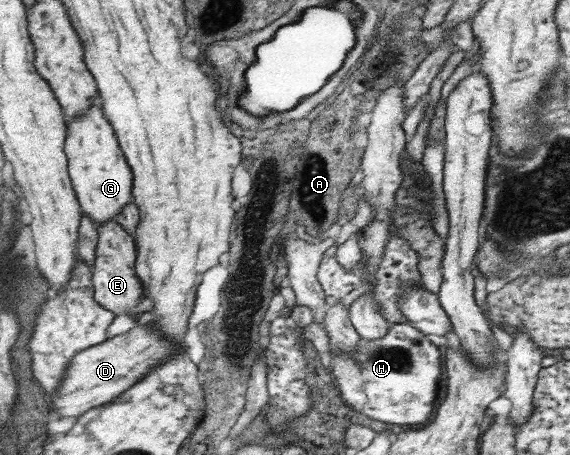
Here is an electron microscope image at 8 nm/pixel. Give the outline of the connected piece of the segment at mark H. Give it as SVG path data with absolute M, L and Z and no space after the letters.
M392 324L380 340L360 338L356 354L337 349L331 343L329 354L330 360L325 362L323 372L333 377L334 386L355 410L379 422L410 427L426 425L430 422L428 416L435 416L440 382L444 378L445 353L418 327Z

